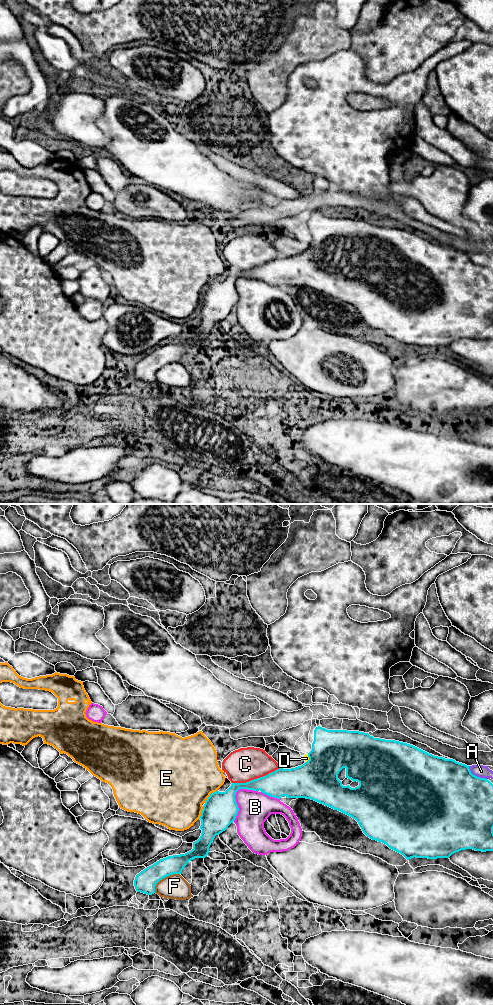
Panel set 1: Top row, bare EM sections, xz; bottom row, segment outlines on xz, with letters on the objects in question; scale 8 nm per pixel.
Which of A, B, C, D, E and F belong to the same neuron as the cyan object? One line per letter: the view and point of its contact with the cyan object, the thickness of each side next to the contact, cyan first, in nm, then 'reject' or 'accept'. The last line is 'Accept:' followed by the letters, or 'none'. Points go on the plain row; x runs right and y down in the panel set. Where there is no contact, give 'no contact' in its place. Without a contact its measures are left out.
A: xz (476, 264) | 500/100 nm | reject
B: xz (234, 284) | 280/260 nm | reject
C: xz (255, 267) | 220/280 nm | reject
D: xz (309, 246) | 340/50 nm | reject
E: xz (210, 283) | 280/480 nm | reject
F: xz (163, 365) | 170/190 nm | reject
Accept: none

